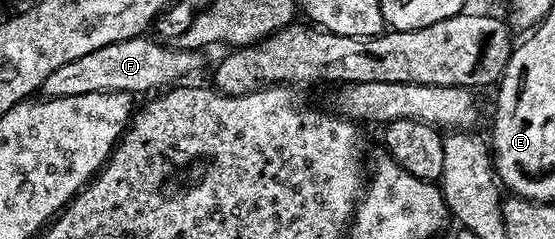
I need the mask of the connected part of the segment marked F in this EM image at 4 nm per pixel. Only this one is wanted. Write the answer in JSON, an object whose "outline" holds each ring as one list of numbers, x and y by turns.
{"outline":[[141,35,132,40,100,46,100,50,92,50,92,54,84,54,84,58,68,62,60,66,60,70,52,70,52,74,48,74,42,83,41,95,46,98,72,98,76,94,93,92,153,93,177,85,181,76,197,70,200,57,197,51,174,51,157,39,146,39,145,35]]}

